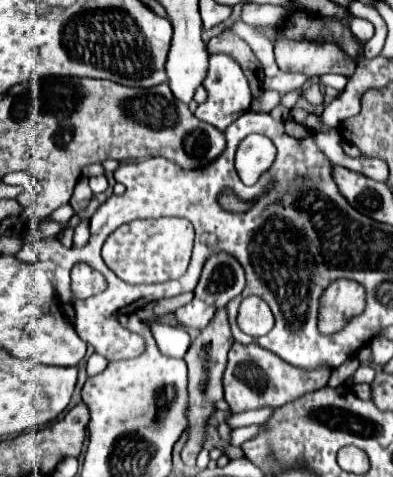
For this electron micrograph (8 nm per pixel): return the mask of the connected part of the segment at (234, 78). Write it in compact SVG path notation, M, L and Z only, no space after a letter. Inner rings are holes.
M214 54L210 56L210 68L208 68L208 78L204 80L204 88L208 92L208 100L196 108L196 118L224 130L230 122L240 118L246 110L250 110L250 90L248 82L238 66L236 60L224 56L224 54Z

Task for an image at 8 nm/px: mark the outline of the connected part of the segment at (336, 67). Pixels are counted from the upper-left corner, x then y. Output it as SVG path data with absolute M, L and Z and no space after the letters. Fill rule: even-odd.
M280 42L280 46L274 48L274 54L280 70L302 72L308 78L322 74L342 74L350 78L356 68L356 60L332 44L320 46L312 42Z

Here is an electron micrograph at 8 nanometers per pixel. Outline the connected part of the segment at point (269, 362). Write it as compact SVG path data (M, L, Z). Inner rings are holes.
M238 342L232 344L228 352L228 366L224 372L224 398L230 406L230 412L244 412L244 410L256 410L256 408L278 408L284 406L300 394L318 390L320 386L328 384L328 378L332 374L332 366L320 366L318 370L302 370L288 362L284 362L280 356L276 356L270 350L264 350L256 342L242 346Z

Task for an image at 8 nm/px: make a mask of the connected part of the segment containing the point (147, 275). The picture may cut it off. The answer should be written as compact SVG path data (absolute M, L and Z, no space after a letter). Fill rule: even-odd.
M186 218L132 220L116 228L102 246L102 258L112 272L128 284L152 284L180 278L188 268L194 242L194 228Z

